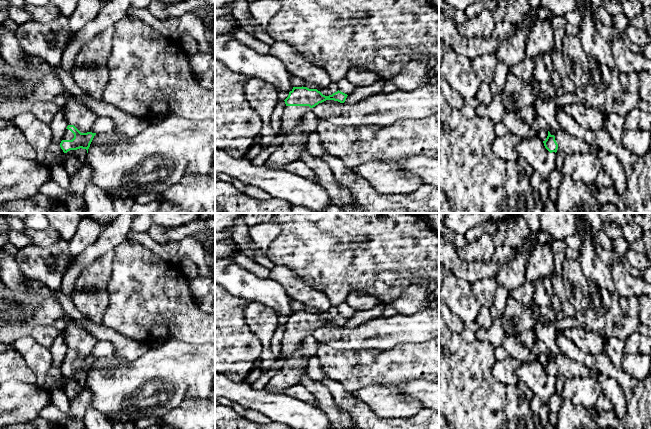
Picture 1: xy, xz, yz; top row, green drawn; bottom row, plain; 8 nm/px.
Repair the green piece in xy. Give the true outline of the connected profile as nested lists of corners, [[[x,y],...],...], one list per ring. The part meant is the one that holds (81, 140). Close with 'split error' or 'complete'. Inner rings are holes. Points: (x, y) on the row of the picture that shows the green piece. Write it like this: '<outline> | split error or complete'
[[[68,125],[60,143],[64,153],[72,154],[85,162],[88,149],[96,133],[81,133],[74,125]]] | split error

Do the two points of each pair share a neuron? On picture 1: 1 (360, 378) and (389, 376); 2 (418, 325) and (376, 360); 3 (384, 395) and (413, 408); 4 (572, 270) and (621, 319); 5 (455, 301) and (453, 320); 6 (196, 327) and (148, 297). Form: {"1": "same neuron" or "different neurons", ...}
{"1": "same neuron", "2": "different neurons", "3": "same neuron", "4": "same neuron", "5": "different neurons", "6": "same neuron"}

